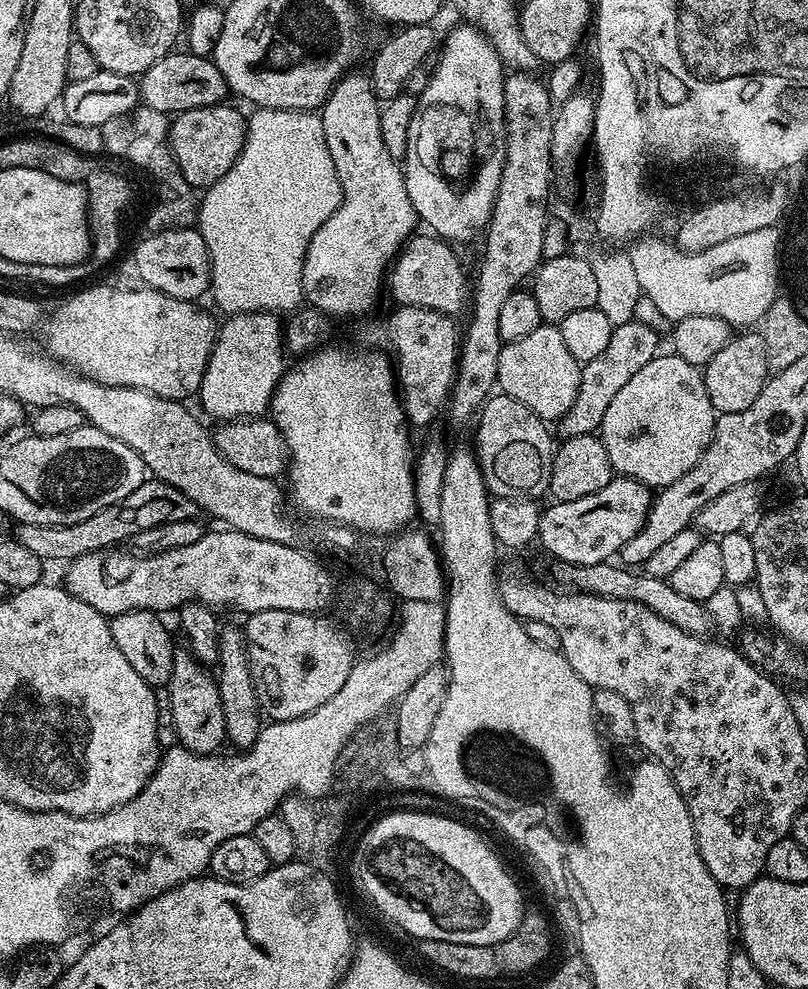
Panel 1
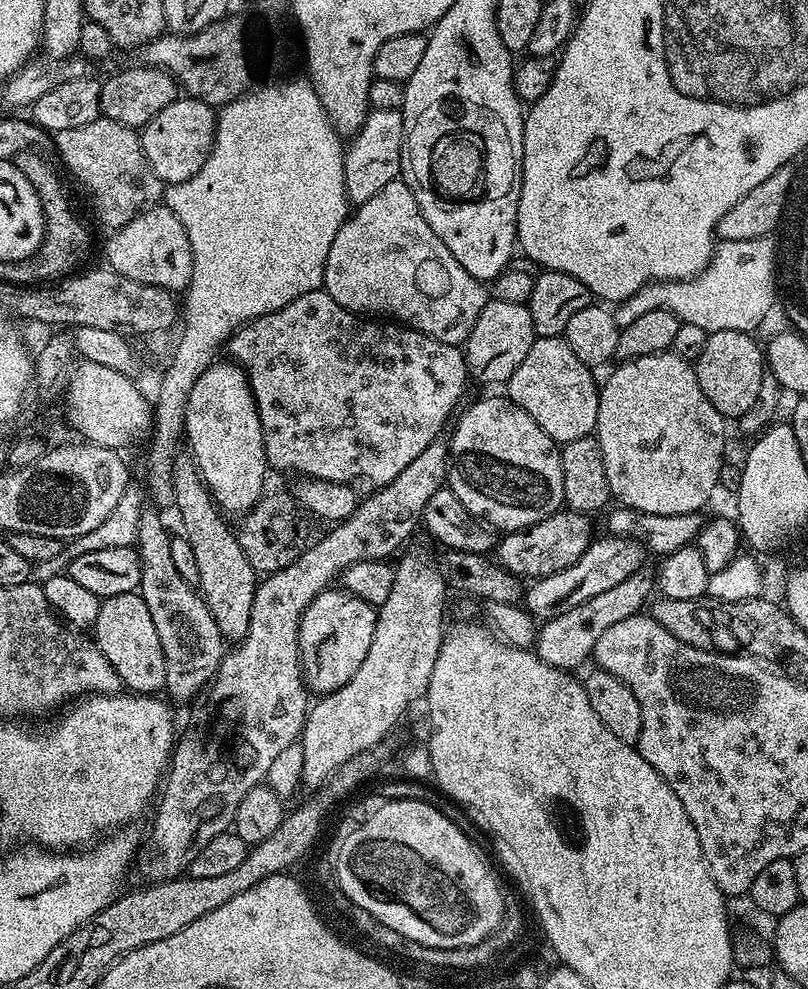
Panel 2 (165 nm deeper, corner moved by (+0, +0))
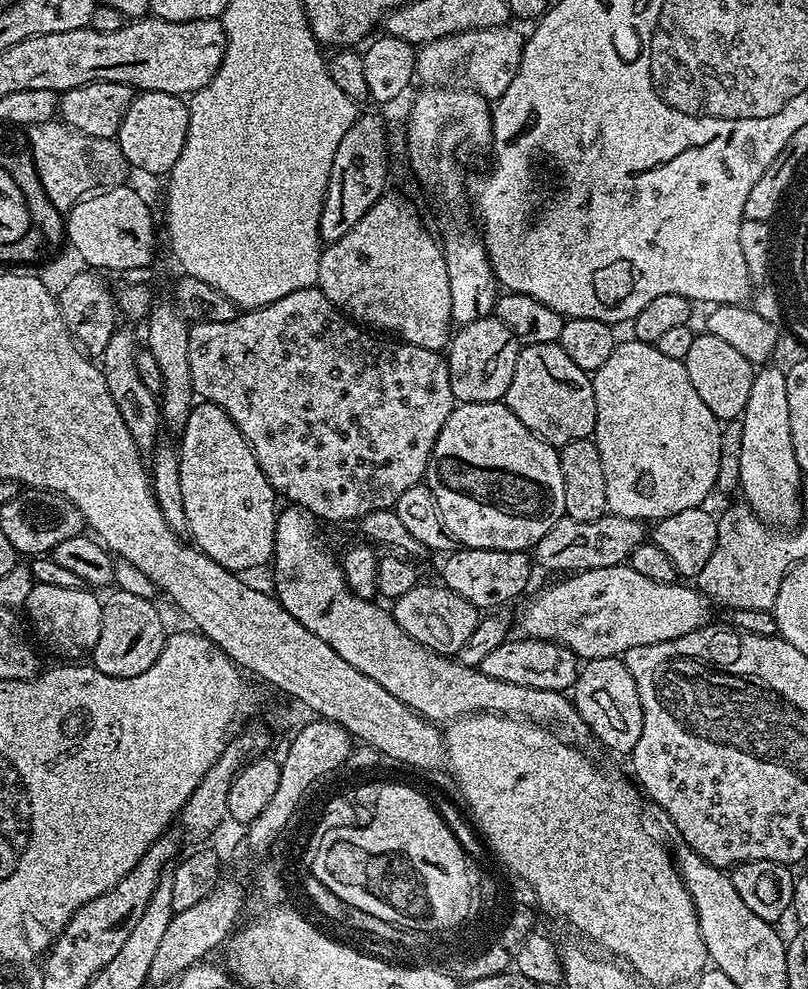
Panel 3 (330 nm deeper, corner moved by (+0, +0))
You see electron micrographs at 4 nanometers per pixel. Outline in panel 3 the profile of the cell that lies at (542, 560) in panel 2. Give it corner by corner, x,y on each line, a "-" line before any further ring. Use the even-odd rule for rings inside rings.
461,547
445,560
448,561
444,564
443,587
454,590
454,594
466,598
475,608
481,610
496,610
501,606
508,606
504,604
510,603
511,600
518,599
532,576
532,568
534,569
533,557
528,552
514,550

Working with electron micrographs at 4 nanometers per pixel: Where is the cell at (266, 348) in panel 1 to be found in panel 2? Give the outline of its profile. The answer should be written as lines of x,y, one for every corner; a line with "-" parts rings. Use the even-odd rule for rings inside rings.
214,362
204,373
202,378
194,382
194,390
189,394
186,402
184,433
186,448
193,460
204,484
212,493
217,508
221,513
249,512
254,505
259,504
265,495
264,472
268,468
268,459
262,438
262,422
258,418
258,406
254,402
252,387
243,368
235,362
220,364

